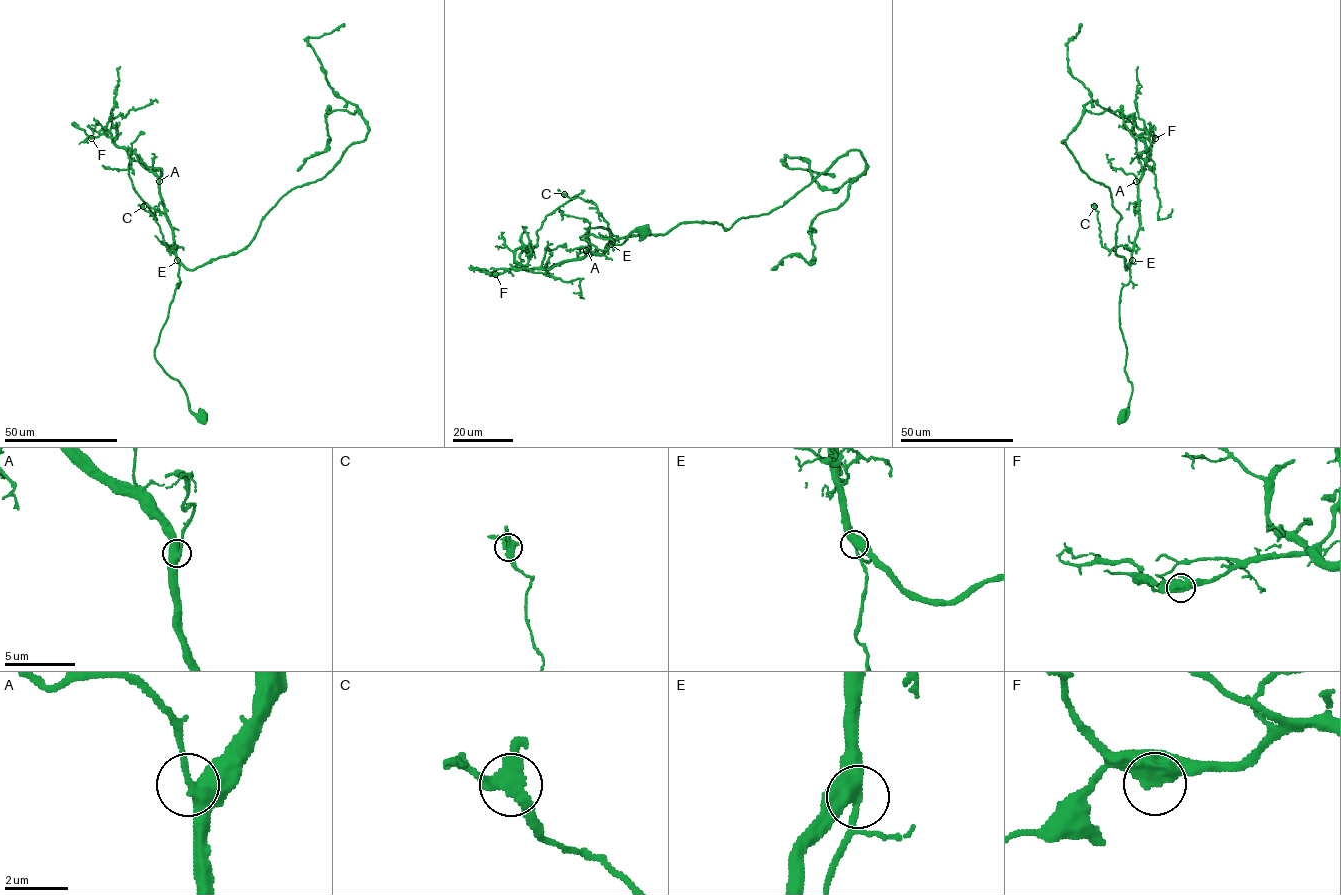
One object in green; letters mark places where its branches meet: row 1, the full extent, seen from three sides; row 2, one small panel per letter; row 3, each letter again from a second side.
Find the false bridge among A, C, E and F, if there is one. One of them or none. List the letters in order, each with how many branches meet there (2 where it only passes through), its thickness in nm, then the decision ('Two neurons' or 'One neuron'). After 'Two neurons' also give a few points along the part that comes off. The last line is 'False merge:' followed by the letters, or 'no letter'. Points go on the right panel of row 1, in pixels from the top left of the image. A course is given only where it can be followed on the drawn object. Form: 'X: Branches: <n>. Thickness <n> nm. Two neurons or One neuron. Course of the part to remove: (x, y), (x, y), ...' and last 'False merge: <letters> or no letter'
A: Branches: 3. Thickness 400 nm. One neuron
C: Branches: 3. Thickness 400 nm. One neuron
E: Branches: 3. Thickness 440 nm. One neuron
F: Branches: 3. Thickness 440 nm. One neuron
False merge: no letter

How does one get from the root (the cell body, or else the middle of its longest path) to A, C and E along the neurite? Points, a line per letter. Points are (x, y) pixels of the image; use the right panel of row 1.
A: (1122, 418), (1132, 385), (1125, 371), (1119, 301), (1130, 280), (1139, 227), (1136, 181)
C: (1122, 418), (1132, 385), (1119, 301), (1131, 253), (1101, 245), (1094, 207)
E: (1122, 418), (1132, 385), (1125, 371), (1126, 346), (1119, 327), (1119, 301), (1121, 290), (1130, 280), (1132, 260)

